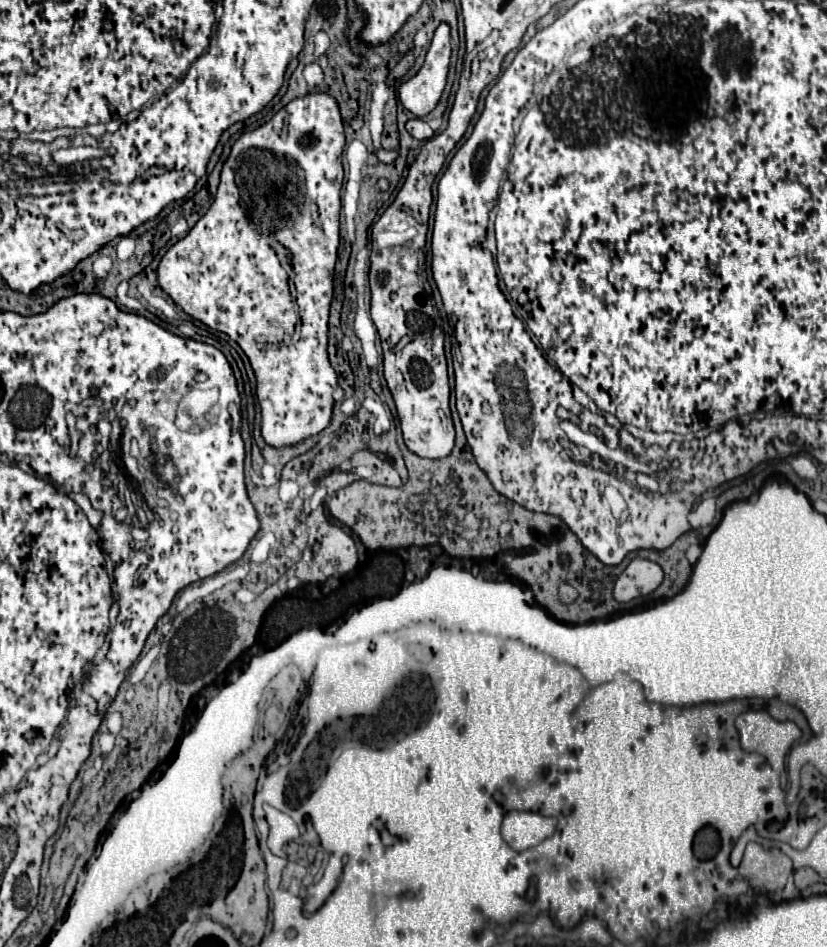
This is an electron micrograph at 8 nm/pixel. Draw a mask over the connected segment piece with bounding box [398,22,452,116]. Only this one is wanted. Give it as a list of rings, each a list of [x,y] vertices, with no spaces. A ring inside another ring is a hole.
[[[442,22],[430,42],[422,70],[400,86],[400,102],[416,116],[426,116],[438,104],[450,66],[450,26]]]

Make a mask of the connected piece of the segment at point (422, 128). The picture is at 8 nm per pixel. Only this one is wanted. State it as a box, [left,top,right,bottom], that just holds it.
[406,118,434,140]

